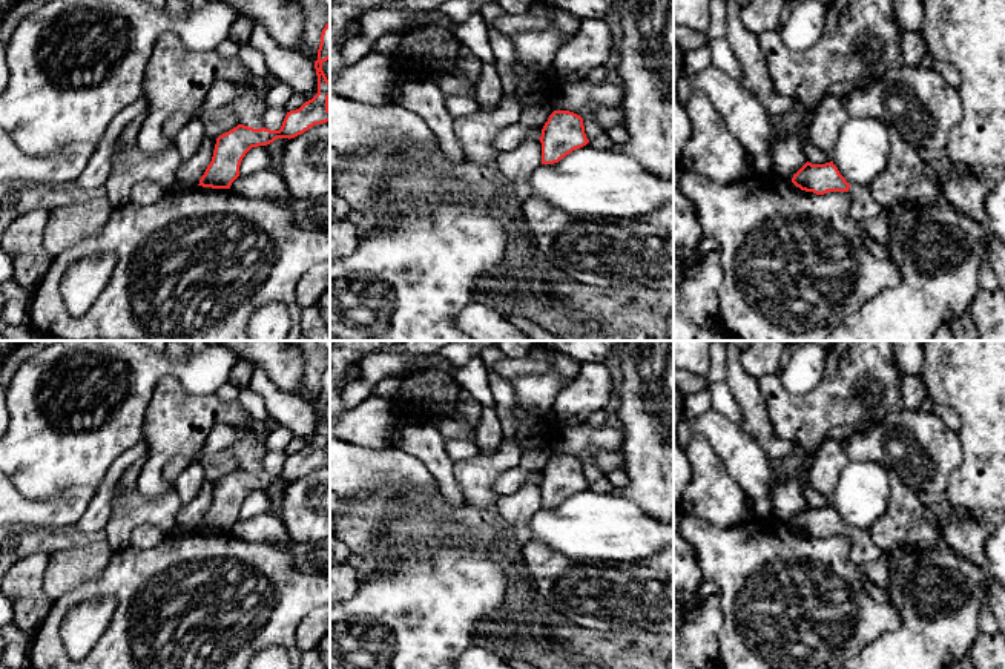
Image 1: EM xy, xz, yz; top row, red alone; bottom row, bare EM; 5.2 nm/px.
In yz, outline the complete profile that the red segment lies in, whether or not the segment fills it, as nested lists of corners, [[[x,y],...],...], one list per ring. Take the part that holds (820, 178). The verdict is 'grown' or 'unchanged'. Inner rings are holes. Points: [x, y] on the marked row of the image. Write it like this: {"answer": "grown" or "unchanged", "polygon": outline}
{"answer": "grown", "polygon": [[[833,161],[825,164],[806,163],[792,178],[792,183],[806,192],[824,195],[827,192],[848,192],[852,195],[852,218],[864,226],[881,213],[881,206],[873,199],[865,186],[850,186]]]}

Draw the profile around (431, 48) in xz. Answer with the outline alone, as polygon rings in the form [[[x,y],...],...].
[[[422,25],[404,34],[393,57],[399,64],[437,72],[454,66],[459,48],[451,31]]]

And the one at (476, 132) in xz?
[[[505,95],[491,112],[477,110],[454,118],[454,135],[462,146],[465,160],[494,166],[502,155],[494,147],[494,141],[503,129],[520,121],[523,107],[516,95]]]

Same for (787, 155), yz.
[[[779,135],[773,140],[770,155],[776,173],[792,181],[793,175],[807,163],[796,135]]]

